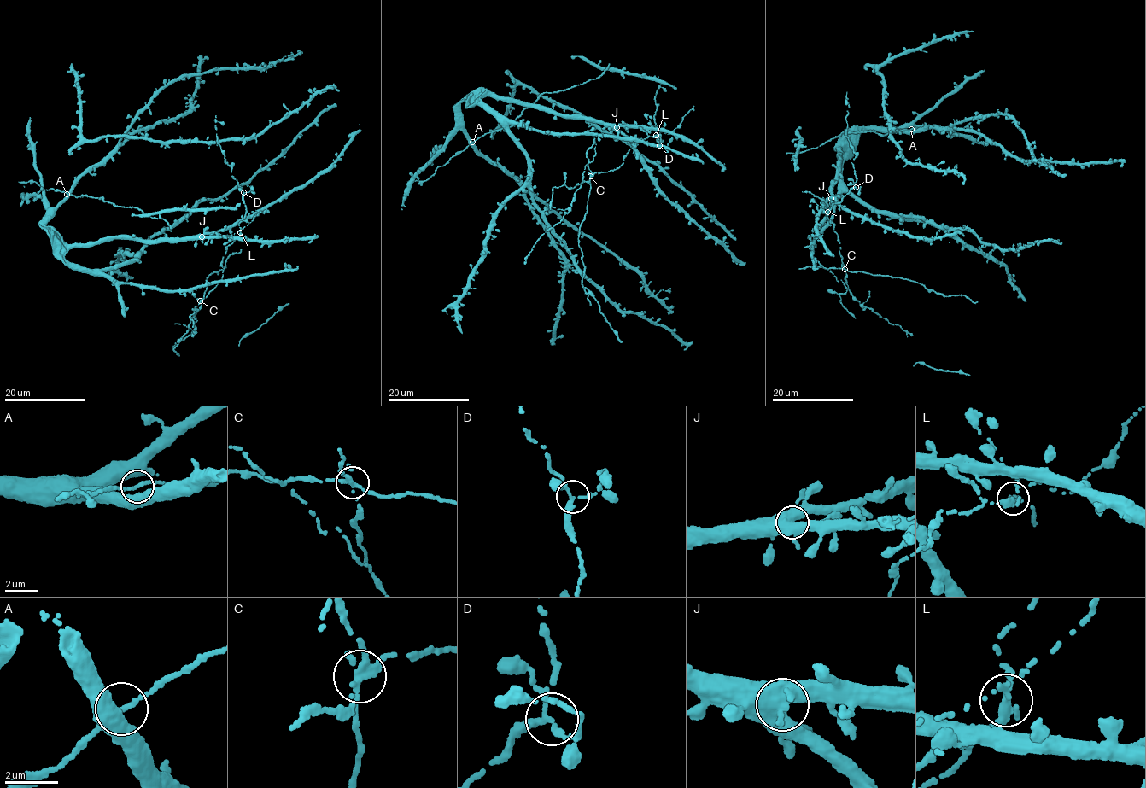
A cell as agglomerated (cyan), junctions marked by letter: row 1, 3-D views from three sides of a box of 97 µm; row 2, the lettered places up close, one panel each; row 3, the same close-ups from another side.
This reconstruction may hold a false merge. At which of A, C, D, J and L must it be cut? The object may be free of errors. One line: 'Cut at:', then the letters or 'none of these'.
Cut at: C

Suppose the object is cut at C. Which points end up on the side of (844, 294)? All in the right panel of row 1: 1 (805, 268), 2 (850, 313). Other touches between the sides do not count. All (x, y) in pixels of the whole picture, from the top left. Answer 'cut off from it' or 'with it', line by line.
1: cut off from it
2: with it

